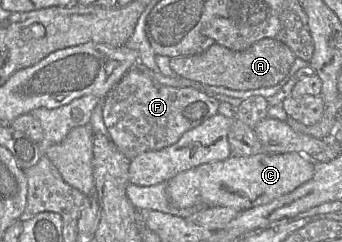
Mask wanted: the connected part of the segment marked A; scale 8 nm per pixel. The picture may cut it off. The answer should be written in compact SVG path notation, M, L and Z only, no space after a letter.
M263 38L242 51L214 44L196 55L172 57L169 66L177 76L204 85L222 86L232 90L253 90L279 83L288 74L295 59L292 50L283 42Z

